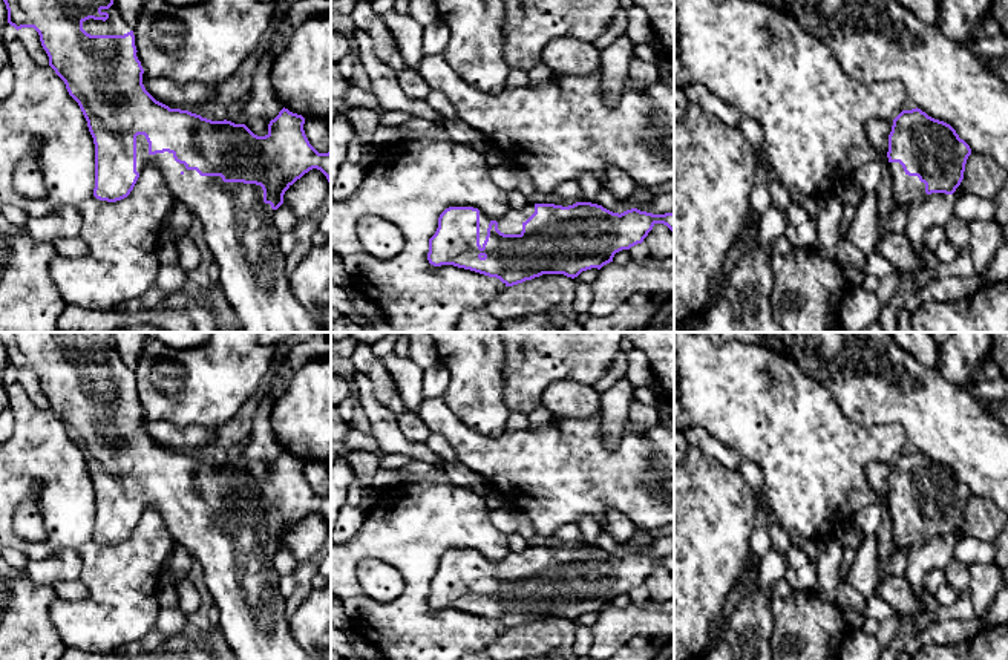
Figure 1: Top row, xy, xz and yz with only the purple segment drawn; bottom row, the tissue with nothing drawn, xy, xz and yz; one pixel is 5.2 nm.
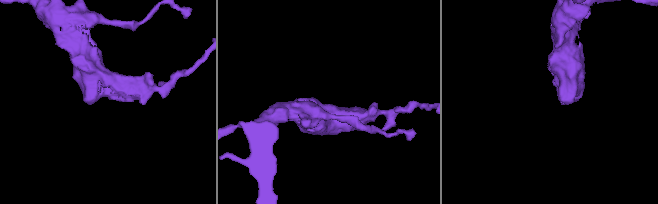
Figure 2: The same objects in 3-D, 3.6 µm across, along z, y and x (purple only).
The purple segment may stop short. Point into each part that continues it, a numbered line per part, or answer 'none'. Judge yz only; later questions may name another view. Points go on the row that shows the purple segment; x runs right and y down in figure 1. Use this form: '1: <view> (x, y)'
1: yz (906, 190)

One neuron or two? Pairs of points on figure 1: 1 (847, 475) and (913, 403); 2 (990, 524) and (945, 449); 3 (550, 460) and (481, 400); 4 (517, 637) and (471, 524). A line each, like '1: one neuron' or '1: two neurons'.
1: two neurons
2: two neurons
3: two neurons
4: two neurons

